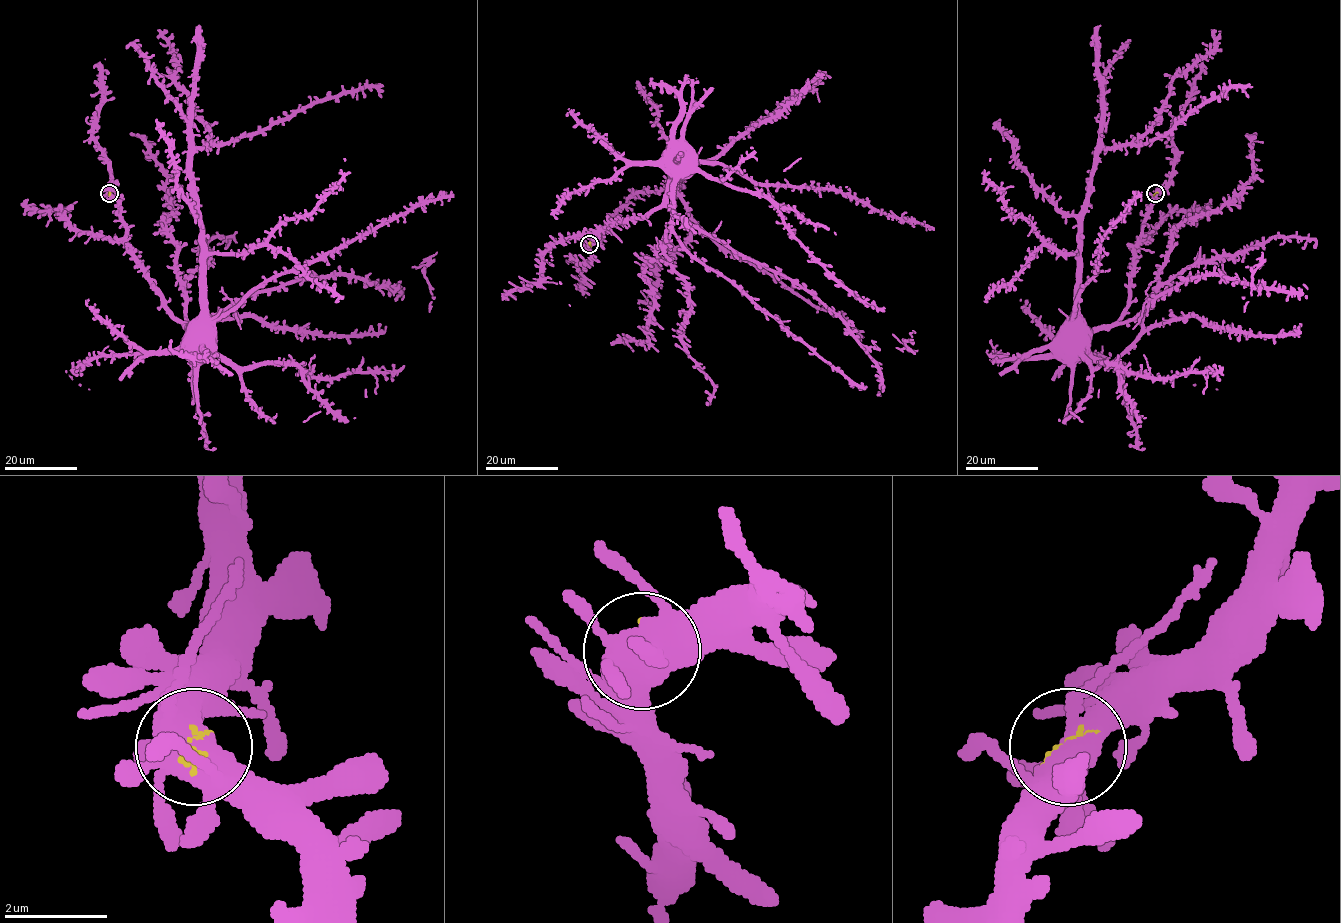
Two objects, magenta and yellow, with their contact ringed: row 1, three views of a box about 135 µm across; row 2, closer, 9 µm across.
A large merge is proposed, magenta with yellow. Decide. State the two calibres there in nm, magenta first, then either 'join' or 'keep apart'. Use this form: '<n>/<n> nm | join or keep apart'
500/130 nm | keep apart

